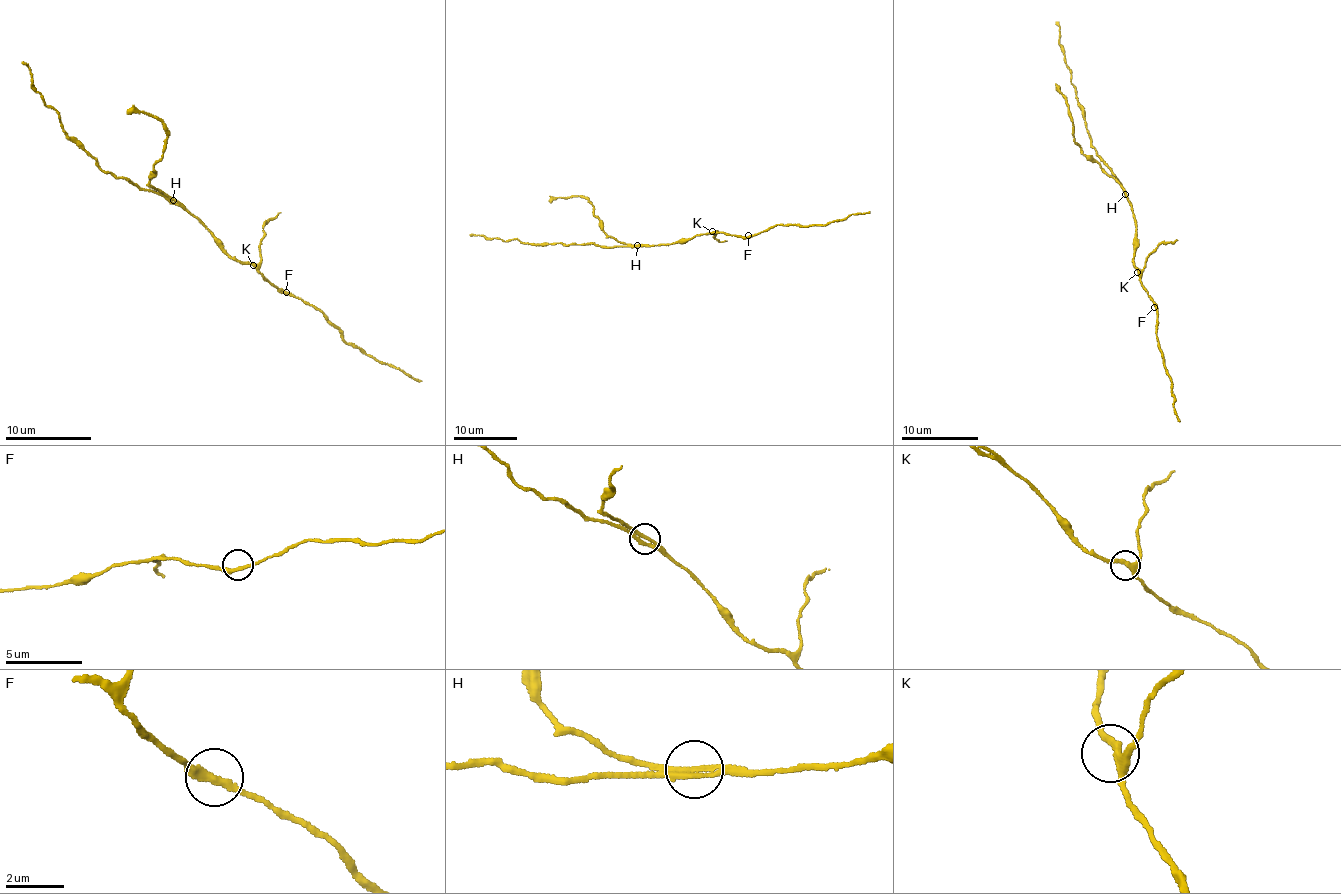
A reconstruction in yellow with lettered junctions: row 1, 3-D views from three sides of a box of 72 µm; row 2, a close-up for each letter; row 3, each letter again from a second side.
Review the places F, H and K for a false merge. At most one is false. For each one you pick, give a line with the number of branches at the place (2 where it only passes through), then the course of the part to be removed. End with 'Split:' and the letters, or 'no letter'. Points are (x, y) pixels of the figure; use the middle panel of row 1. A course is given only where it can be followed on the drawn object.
H: 2 branches meet; foreign part runs (636, 245), (621, 243), (607, 233), (592, 207), (583, 197), (548, 201)
Split: H

